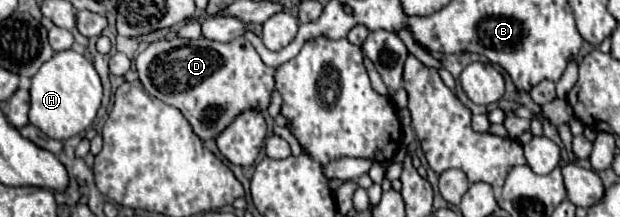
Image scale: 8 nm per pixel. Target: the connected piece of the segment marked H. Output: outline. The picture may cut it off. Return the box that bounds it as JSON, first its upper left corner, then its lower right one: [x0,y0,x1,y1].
[29,49,103,139]

